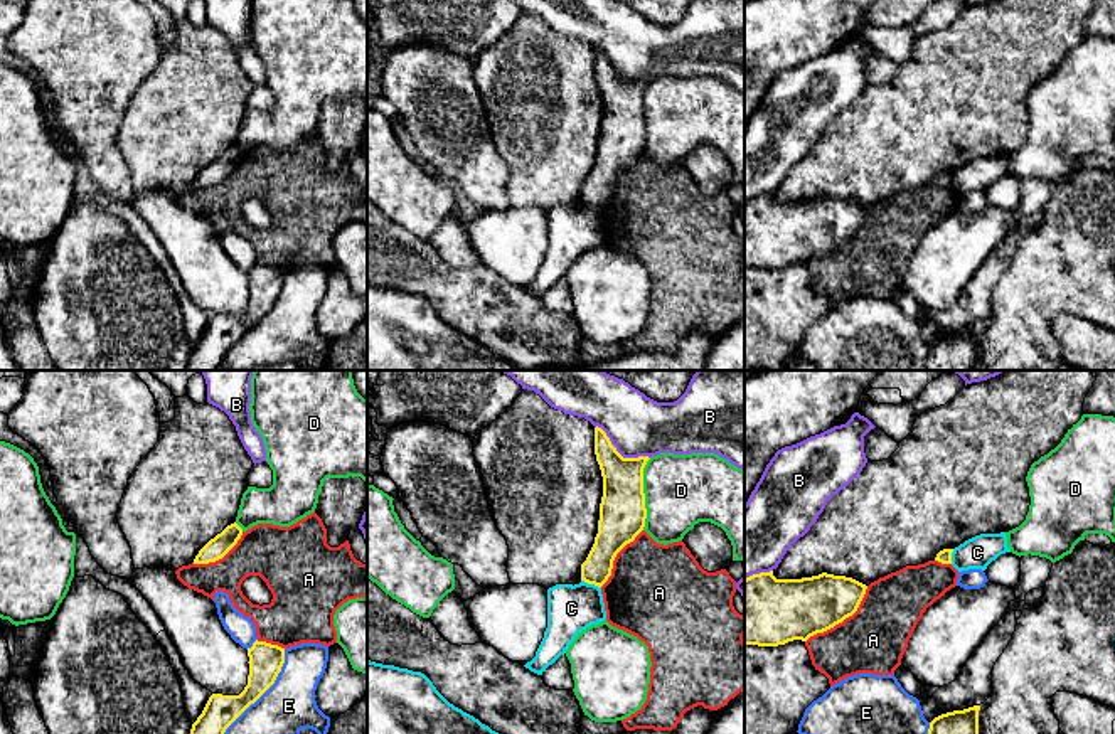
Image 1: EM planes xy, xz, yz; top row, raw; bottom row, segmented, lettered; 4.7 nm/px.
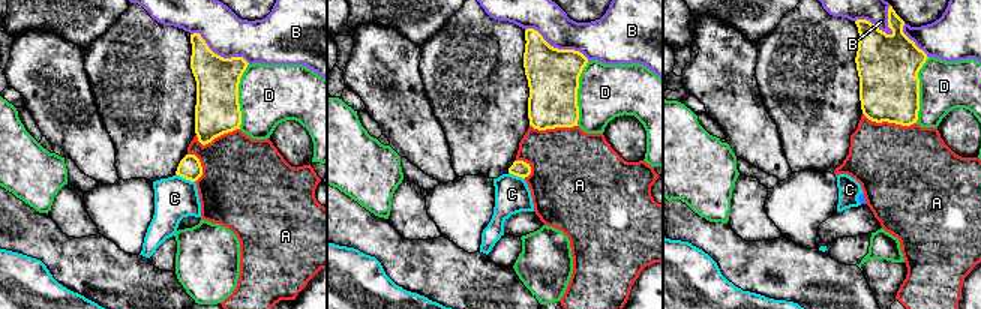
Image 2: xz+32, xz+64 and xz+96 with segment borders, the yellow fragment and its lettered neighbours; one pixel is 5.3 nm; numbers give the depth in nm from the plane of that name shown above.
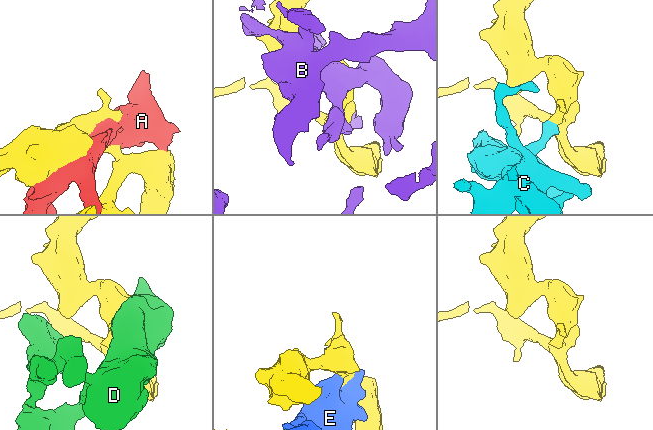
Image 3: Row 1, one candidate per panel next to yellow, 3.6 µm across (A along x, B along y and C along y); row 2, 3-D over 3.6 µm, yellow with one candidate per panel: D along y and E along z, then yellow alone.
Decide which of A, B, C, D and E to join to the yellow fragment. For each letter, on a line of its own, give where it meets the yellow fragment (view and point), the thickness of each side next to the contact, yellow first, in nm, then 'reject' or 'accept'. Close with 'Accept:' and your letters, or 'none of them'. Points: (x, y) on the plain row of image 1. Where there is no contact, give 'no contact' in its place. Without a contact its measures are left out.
A: meets yellow in yz at (842, 243); 280 nm thick on the yellow side, 320 nm on the other; reject
B: meets yellow in xz at (618, 76); 220 nm thick on the yellow side, 280 nm on the other; reject
C: meets yellow in xz at (592, 206); 150 nm thick on the yellow side, 220 nm on the other; reject
D: meets yellow in xz at (644, 117); 220 nm thick on the yellow side, 360 nm on the other; reject
E: meets yellow in xy at (256, 322); 160 nm thick on the yellow side, 260 nm on the other; reject
Accept: none of them

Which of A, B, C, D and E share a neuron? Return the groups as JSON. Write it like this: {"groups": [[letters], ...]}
{"groups": [["A"], ["B"], ["C"], ["D"], ["E"]]}

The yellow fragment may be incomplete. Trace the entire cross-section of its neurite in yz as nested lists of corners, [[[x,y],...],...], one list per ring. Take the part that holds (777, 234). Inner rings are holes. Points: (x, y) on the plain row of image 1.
[[[773,194],[744,202],[744,268],[778,269],[807,264],[852,239],[867,209],[822,195],[776,202]]]

